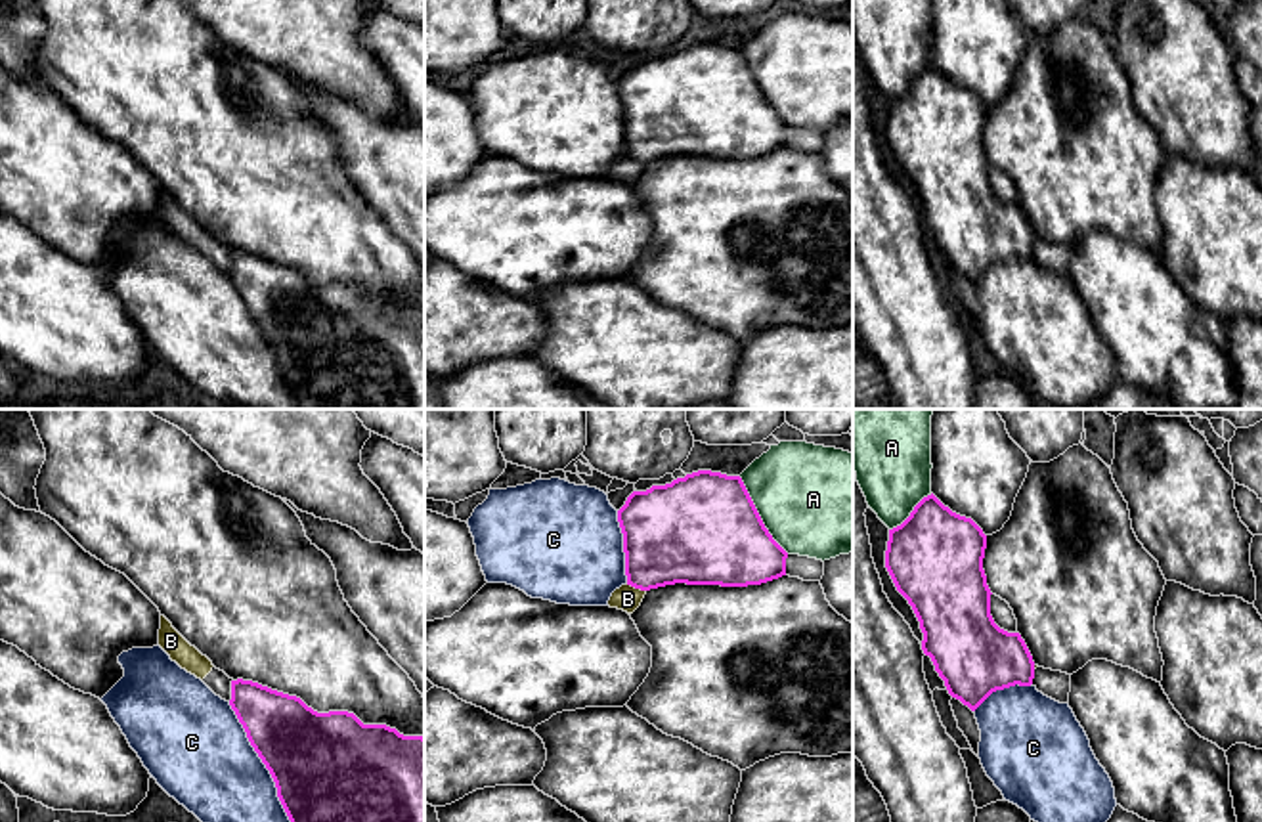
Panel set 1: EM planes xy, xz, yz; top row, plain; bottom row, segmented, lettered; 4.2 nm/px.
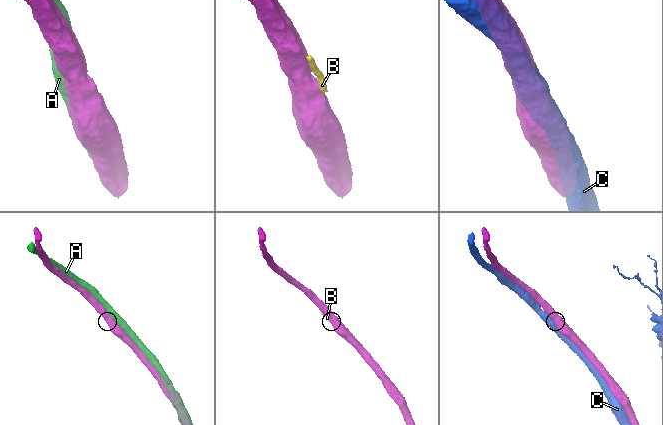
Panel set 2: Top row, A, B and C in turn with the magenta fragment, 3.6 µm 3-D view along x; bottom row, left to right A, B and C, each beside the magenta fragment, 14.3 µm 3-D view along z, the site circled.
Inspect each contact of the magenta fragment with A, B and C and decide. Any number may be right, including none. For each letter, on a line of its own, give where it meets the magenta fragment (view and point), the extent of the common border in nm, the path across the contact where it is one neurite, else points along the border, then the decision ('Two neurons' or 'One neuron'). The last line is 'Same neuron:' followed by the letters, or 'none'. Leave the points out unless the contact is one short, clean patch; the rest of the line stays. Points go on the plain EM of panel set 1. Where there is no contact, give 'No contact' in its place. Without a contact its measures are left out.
A: Touches magenta at xz (758, 86). Shared border 380 nm. Two neurons
B: Touches magenta at xz (635, 159). Shared border 90 nm. Boundary: xz (626, 155), (645, 163). Two neurons
C: Touches magenta at xy (266, 339). Shared border 650 nm. Two neurons
Same neuron: none

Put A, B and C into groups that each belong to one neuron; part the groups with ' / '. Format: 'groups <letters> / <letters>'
groups A / B / C

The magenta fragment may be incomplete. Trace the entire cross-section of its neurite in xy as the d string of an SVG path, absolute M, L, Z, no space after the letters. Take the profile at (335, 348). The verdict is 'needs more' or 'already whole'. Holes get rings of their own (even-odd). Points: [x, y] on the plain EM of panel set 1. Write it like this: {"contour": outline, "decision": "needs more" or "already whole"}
{"contour": "M231 252L231 281L235 283L239 294L243 296L247 310L266 340L270 342L277 369L296 401L296 409L424 409L424 310L423 308L403 308L396 300L386 296L363 296L354 285L348 283L329 283L317 285L308 279L300 270L289 268L252 252Z", "decision": "already whole"}

